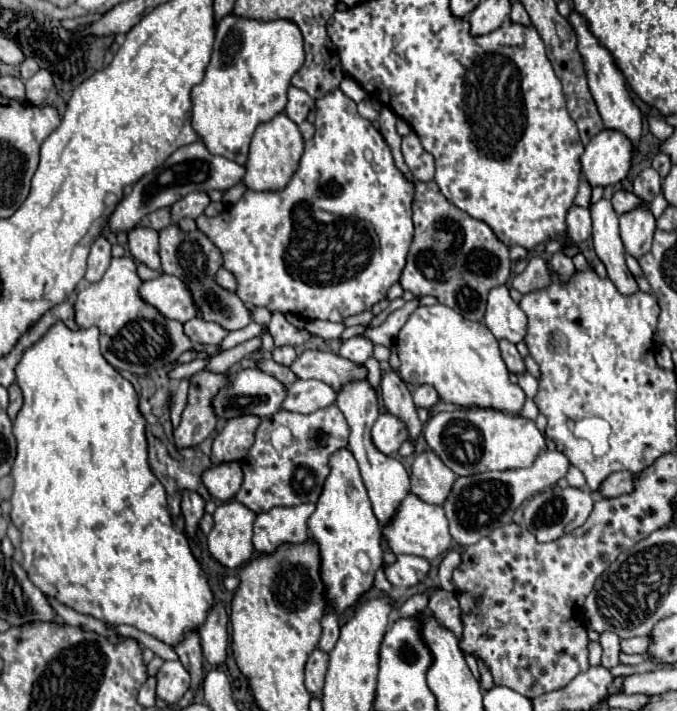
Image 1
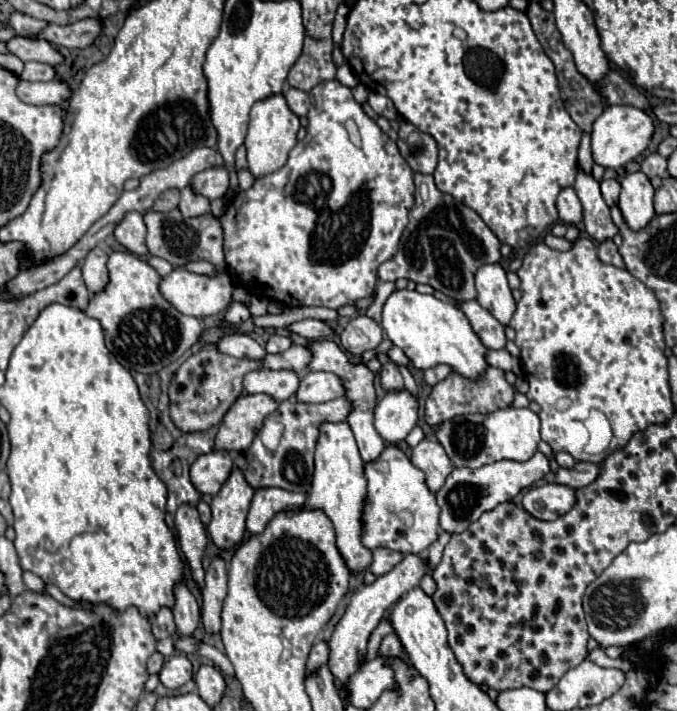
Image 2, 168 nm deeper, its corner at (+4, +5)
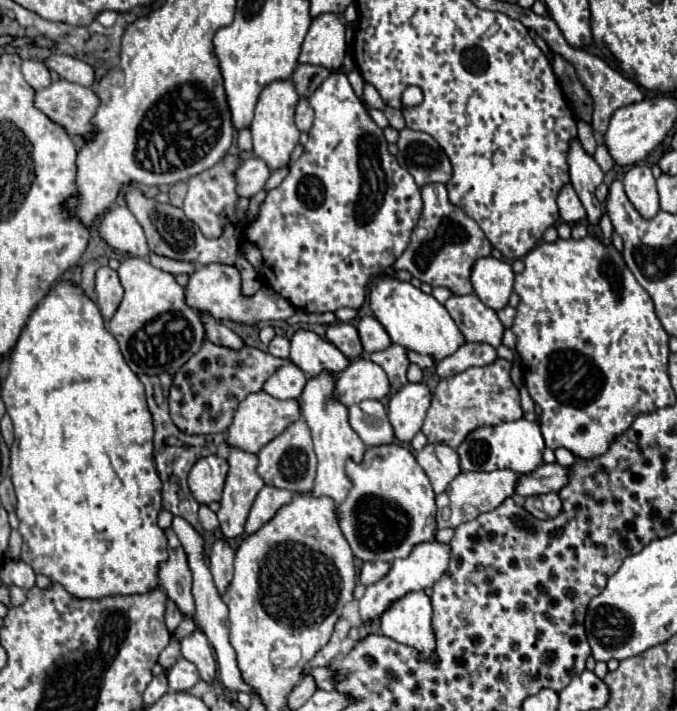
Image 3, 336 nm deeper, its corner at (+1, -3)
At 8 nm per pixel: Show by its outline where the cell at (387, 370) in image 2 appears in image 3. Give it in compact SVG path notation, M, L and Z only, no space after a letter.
M390 344L390 348L386 348L382 352L372 352L372 354L368 354L368 358L384 368L394 392L408 384L406 370L410 366L410 360L408 360L408 350L404 346Z

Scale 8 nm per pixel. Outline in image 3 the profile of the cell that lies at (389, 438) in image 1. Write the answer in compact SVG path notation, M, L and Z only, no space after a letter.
M424 382L406 384L390 398L388 416L400 442L410 442L414 434L420 432L430 400L432 400L432 390Z

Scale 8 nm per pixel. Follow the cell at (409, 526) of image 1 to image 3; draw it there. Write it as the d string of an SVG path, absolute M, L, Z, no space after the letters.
M402 444L366 448L360 462L346 462L346 476L352 482L348 498L336 508L338 524L358 560L392 562L406 558L410 550L436 534L436 502L426 472Z

